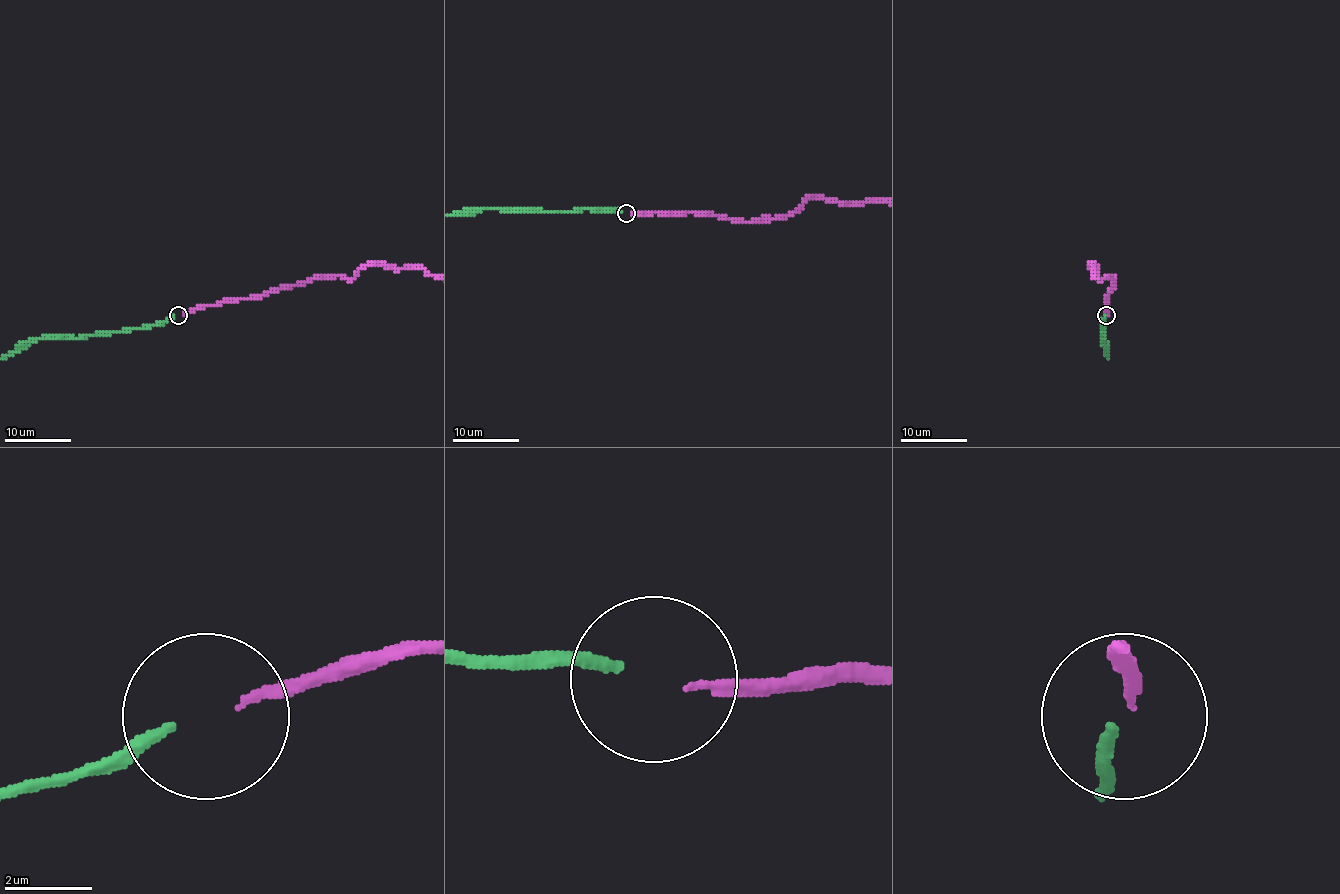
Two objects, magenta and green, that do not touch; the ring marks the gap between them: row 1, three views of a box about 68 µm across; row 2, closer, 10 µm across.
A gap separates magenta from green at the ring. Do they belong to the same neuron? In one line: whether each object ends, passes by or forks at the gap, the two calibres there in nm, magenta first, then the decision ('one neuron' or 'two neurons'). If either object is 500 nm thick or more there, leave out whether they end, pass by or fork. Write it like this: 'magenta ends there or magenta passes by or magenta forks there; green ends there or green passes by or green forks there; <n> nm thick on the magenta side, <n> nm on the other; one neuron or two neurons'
magenta ends there; green ends there; 170 nm thick on the magenta side, 260 nm on the other; two neurons

